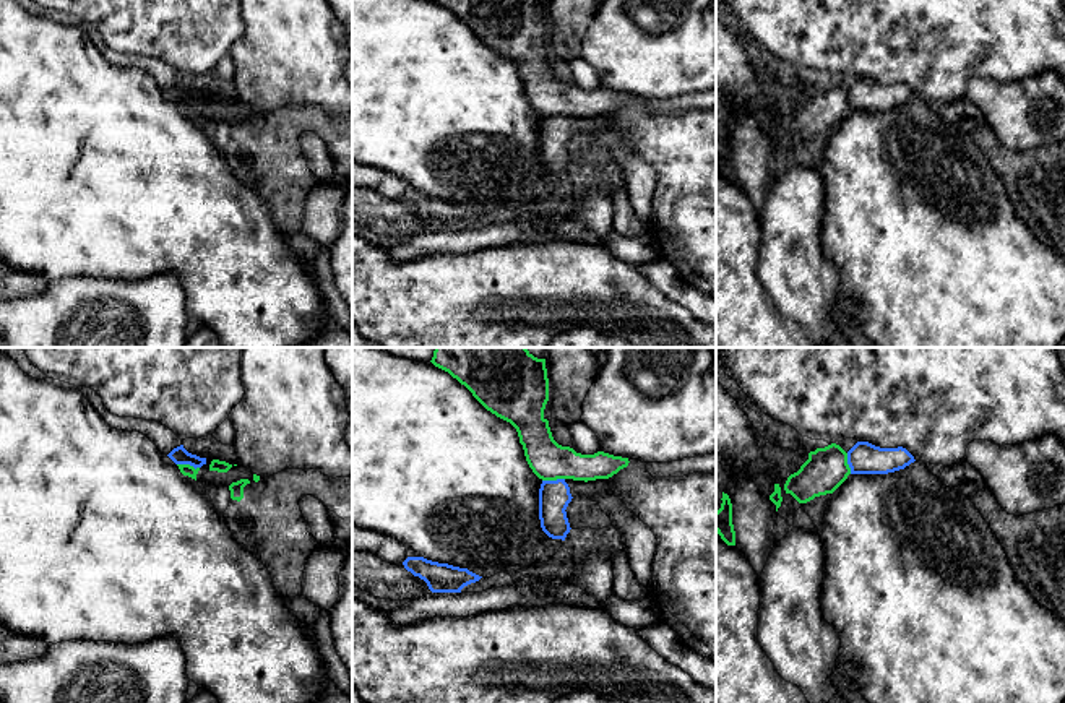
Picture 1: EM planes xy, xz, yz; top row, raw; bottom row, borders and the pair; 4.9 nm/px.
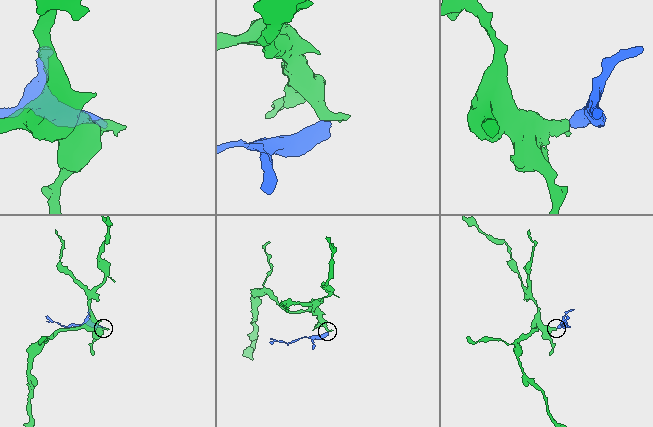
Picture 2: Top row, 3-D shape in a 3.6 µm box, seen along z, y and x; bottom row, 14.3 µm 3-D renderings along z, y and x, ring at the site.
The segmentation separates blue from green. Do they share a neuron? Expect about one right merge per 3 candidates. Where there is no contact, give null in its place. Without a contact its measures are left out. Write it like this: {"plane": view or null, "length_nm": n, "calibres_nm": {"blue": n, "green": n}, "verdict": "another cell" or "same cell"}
{"plane": "xy", "length_nm": 110, "calibres_nm": {"blue": 90, "green": 60}, "verdict": "another cell"}

